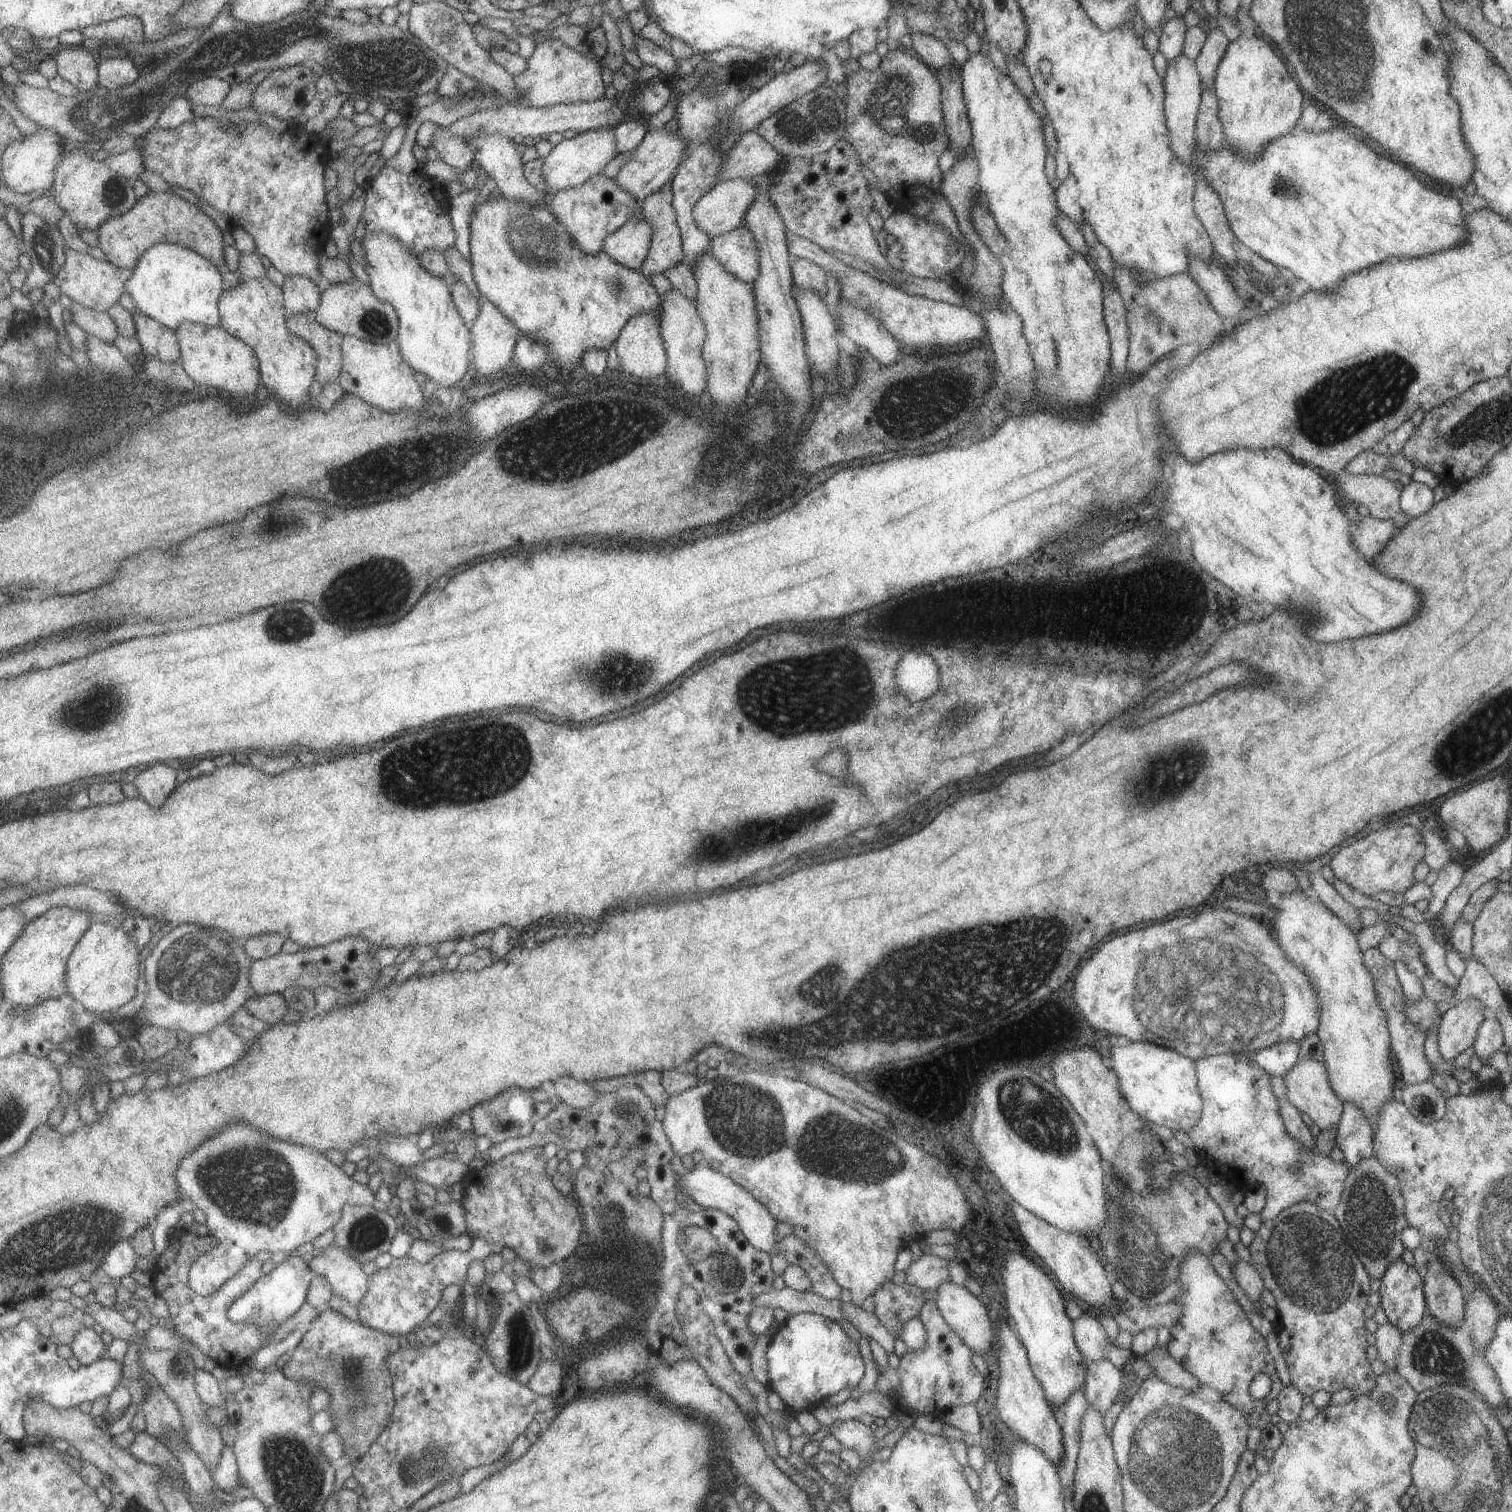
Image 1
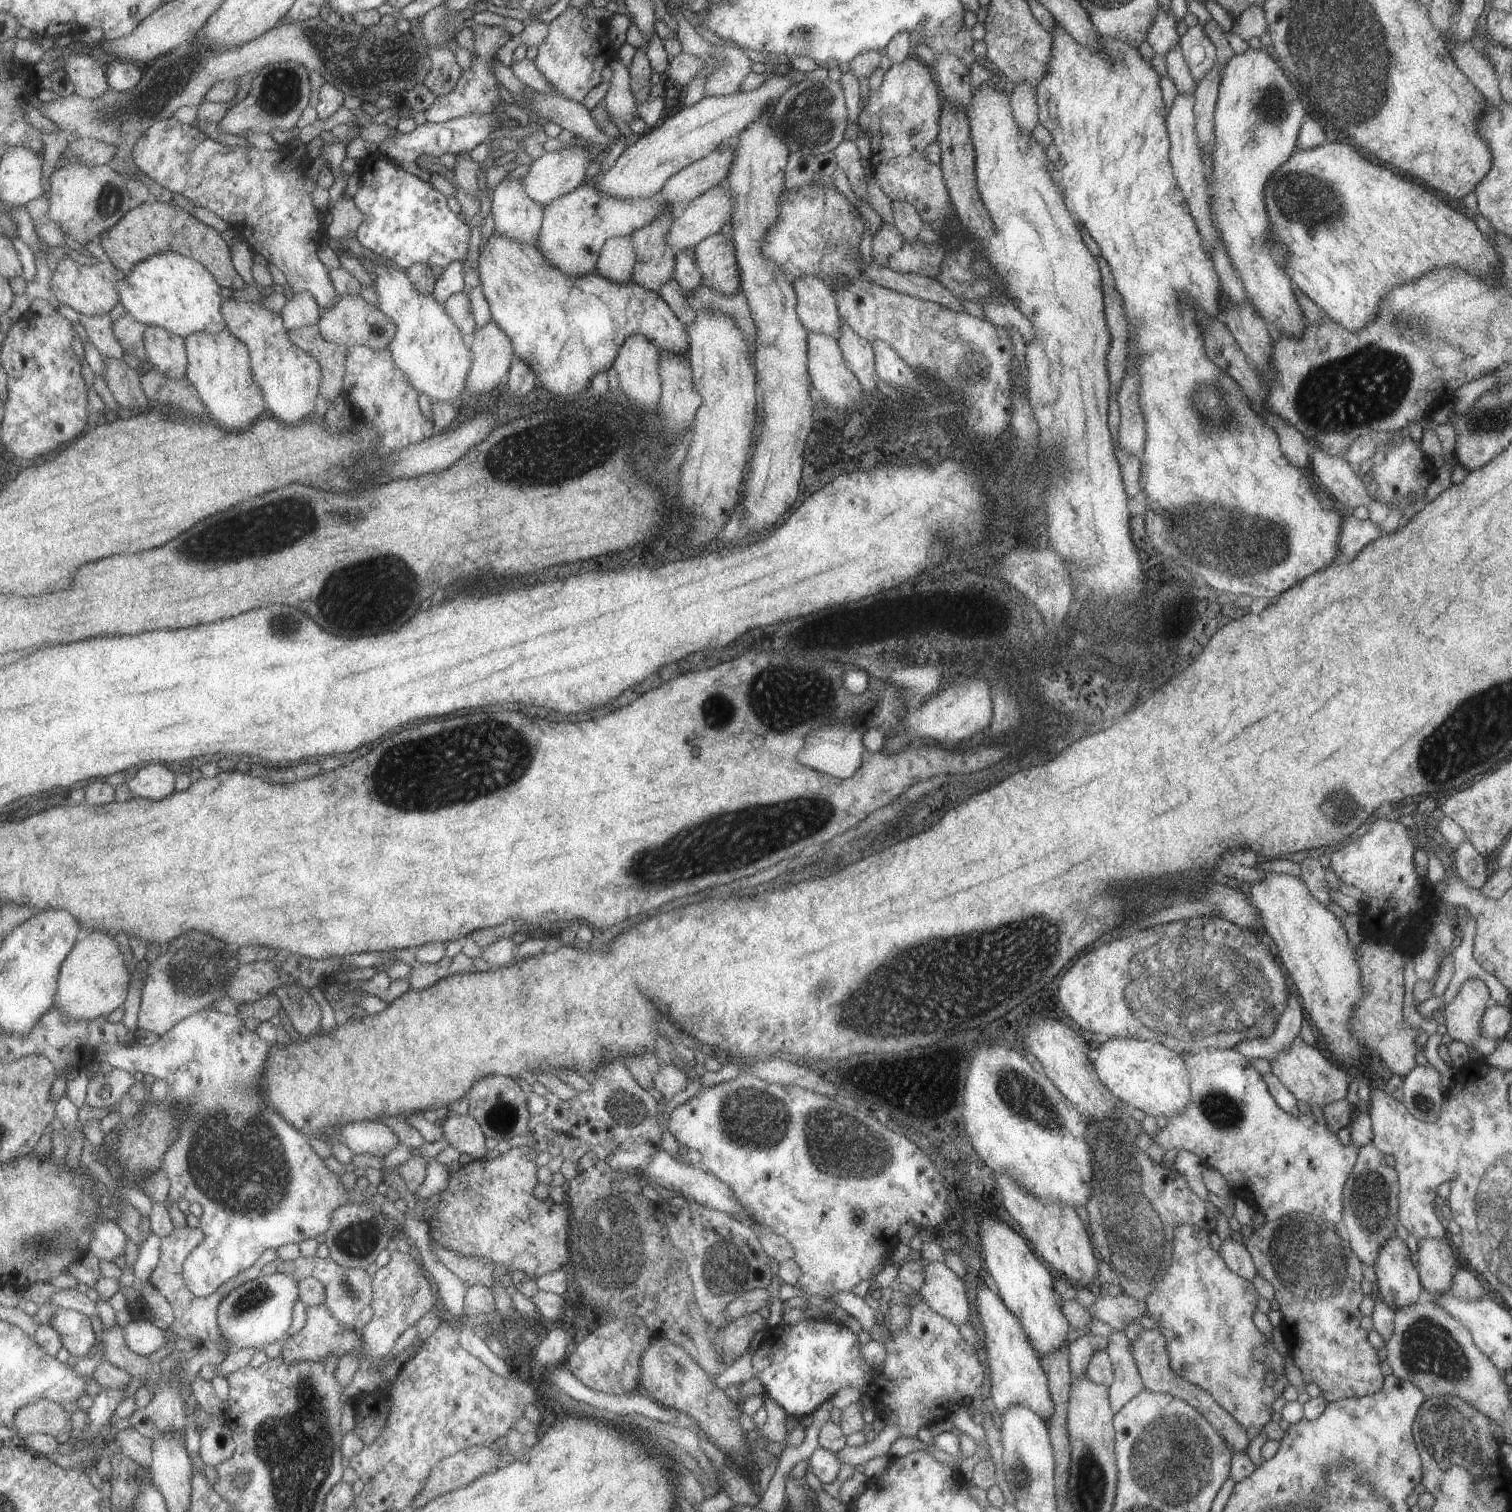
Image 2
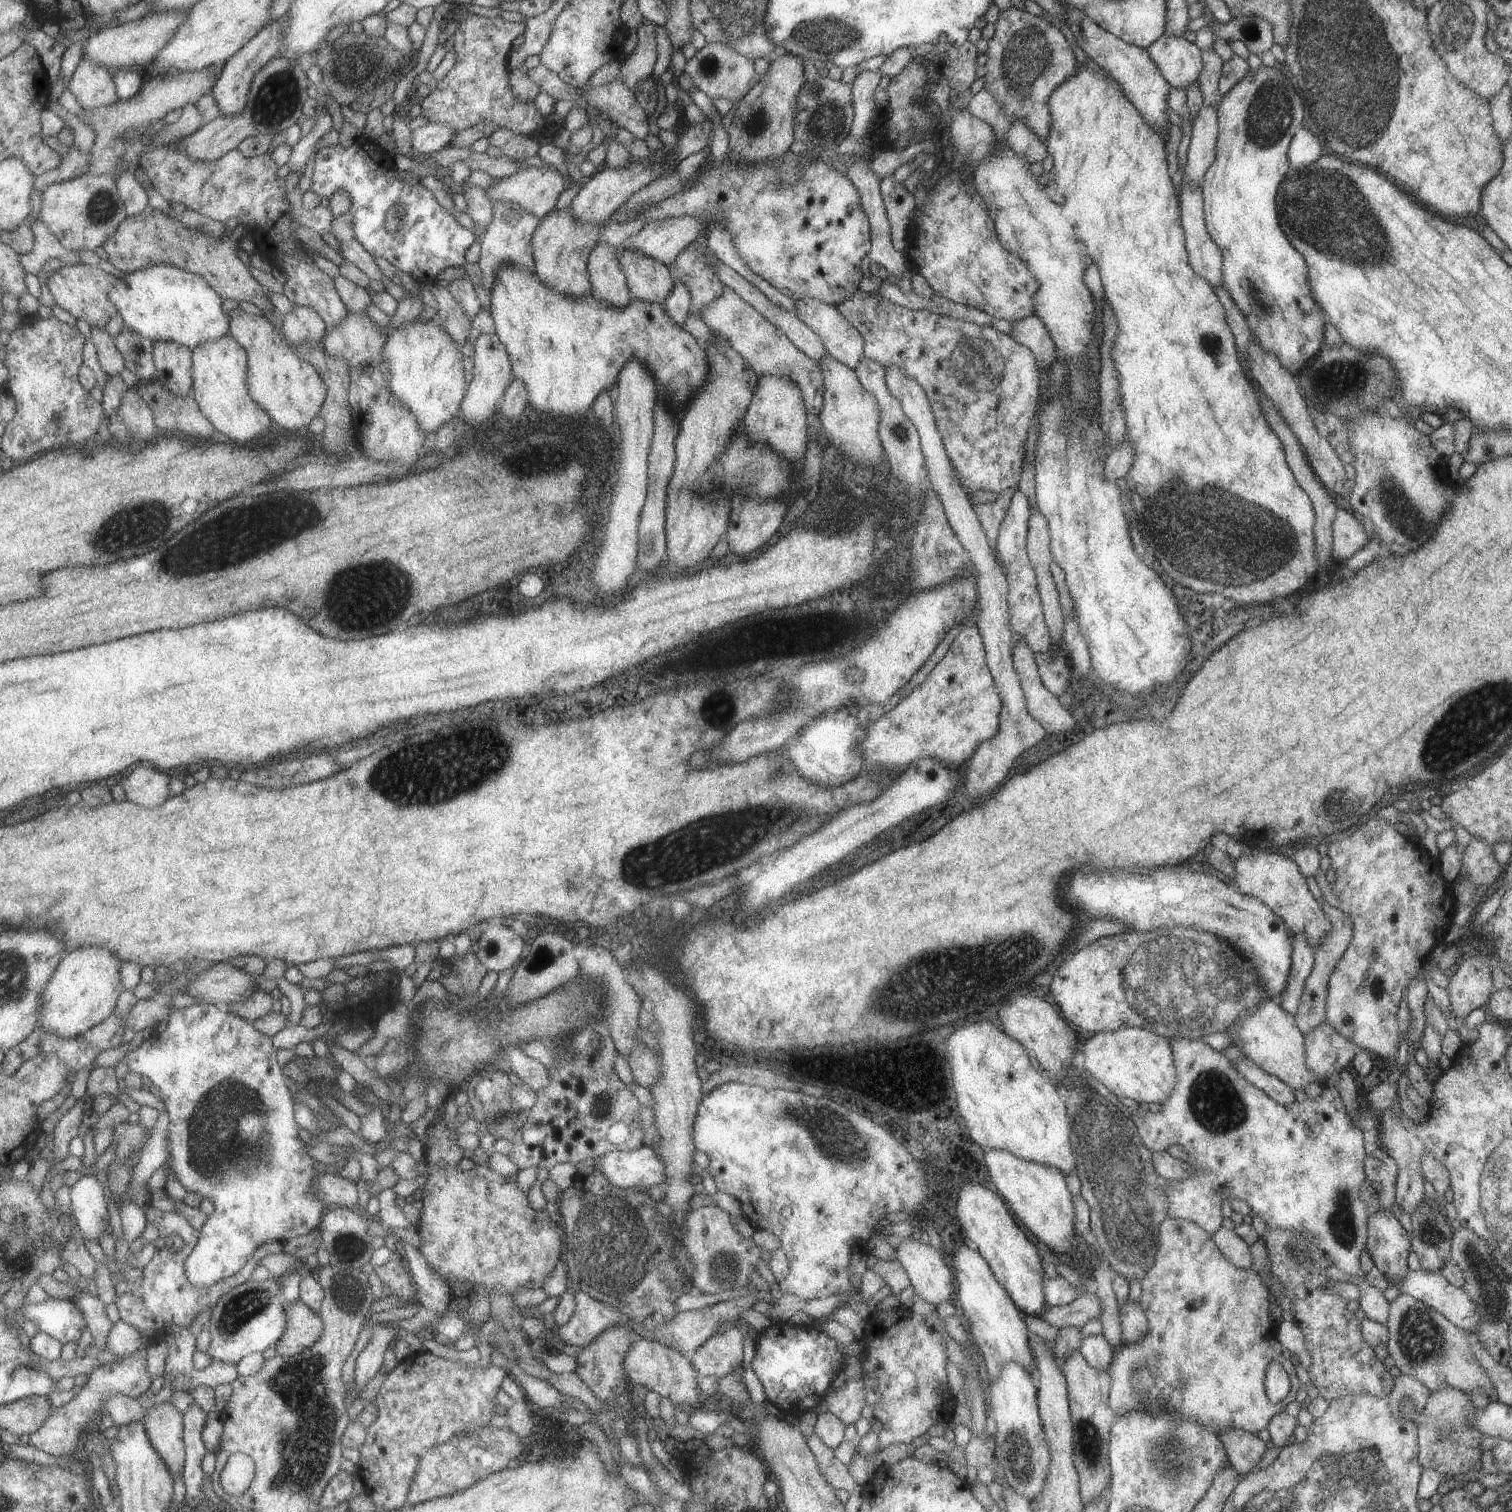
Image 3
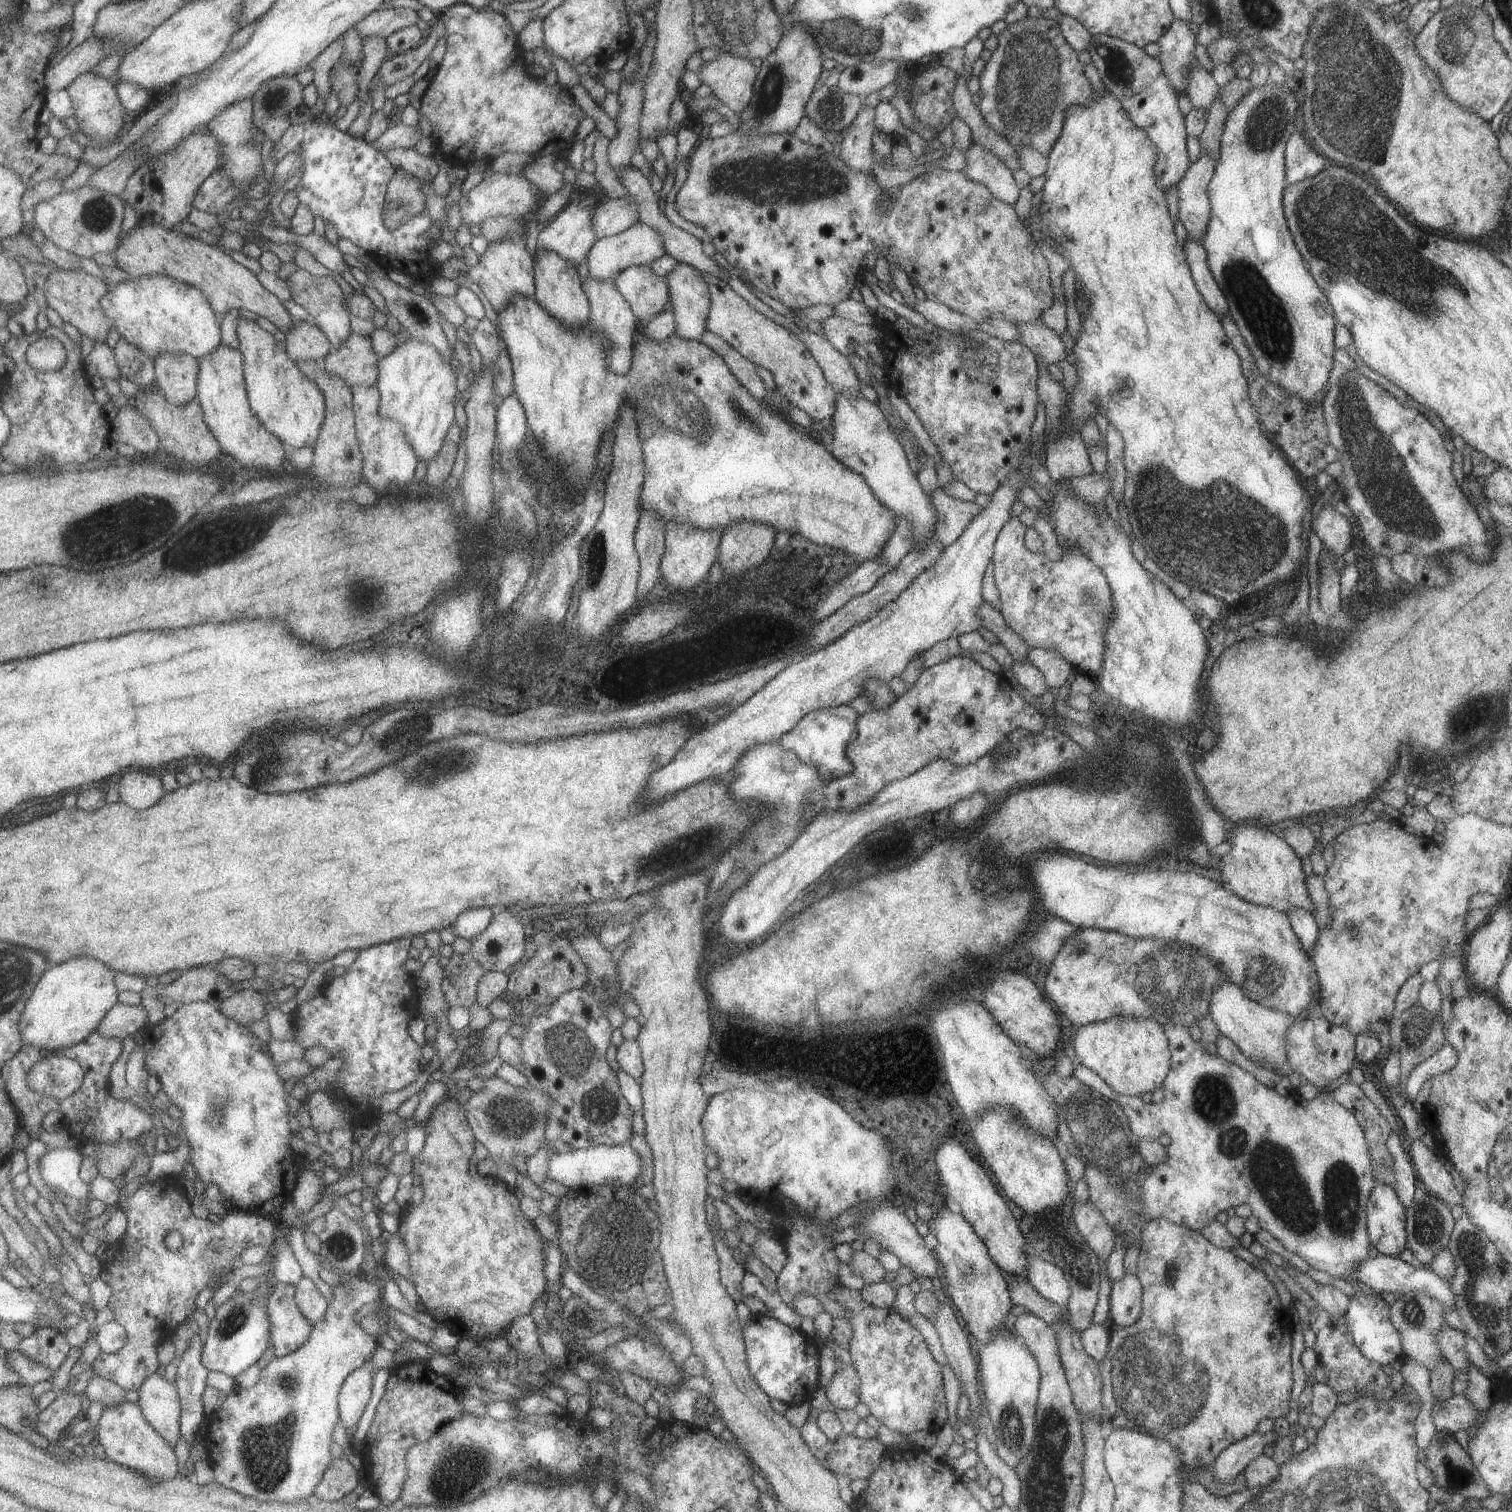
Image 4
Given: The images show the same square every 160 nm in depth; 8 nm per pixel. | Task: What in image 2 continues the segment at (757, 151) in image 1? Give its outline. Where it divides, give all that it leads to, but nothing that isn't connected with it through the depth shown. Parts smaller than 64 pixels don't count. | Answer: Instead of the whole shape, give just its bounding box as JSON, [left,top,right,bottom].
[659,147,733,204]

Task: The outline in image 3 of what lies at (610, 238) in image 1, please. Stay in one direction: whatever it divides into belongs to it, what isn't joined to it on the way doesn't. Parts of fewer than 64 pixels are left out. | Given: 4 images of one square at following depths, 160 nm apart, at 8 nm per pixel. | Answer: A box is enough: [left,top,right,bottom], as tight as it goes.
[586,243,631,307]

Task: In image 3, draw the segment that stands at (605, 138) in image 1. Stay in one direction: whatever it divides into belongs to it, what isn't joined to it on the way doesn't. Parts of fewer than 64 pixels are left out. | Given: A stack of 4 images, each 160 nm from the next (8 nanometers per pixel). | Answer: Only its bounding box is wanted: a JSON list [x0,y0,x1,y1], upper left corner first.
[486,165,572,220]

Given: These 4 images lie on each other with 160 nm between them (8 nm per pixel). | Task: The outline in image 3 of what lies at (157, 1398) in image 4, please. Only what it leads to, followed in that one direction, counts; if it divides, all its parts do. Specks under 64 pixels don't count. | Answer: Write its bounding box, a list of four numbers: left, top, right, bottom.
[144,1401,186,1476]

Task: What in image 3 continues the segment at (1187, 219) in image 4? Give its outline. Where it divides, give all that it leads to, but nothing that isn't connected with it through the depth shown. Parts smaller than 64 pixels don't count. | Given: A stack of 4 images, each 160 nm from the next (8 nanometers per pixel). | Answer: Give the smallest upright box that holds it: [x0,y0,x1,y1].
[1183,104,1218,187]

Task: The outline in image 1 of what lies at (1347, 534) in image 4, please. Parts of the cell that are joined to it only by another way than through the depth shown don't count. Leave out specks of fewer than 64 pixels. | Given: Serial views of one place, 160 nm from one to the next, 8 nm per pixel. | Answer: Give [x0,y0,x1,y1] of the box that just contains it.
[1351,515,1399,561]

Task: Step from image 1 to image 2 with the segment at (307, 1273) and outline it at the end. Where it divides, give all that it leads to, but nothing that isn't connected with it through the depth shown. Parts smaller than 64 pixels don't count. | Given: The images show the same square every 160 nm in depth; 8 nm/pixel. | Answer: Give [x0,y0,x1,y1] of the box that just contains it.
[219,1272,300,1349]

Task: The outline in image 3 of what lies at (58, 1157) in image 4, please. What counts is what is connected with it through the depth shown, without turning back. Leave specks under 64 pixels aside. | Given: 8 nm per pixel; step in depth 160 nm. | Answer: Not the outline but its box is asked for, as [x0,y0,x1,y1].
[70,1176,111,1242]

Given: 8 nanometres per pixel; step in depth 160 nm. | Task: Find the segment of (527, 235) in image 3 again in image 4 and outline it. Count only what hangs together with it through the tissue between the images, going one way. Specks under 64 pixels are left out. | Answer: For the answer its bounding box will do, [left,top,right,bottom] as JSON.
[466,236,534,312]

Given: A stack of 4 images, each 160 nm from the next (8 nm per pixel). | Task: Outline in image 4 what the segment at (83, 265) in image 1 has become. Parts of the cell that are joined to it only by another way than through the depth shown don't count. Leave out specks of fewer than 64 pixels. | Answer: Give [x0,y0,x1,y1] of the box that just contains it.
[45,269,114,343]

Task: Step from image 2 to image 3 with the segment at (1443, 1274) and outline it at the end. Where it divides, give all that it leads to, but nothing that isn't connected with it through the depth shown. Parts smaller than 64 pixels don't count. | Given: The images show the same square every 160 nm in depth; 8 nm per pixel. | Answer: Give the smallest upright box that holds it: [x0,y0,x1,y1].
[1410,1199,1454,1271]

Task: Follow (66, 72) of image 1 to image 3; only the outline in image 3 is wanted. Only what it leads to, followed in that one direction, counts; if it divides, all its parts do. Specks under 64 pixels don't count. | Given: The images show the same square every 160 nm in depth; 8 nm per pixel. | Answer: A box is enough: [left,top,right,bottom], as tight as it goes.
[69,58,120,110]

